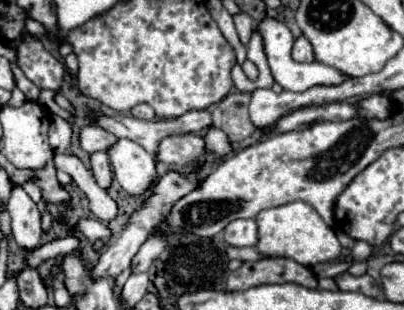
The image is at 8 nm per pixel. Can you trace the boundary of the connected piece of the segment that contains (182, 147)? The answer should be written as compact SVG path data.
M181 134L181 136L167 136L159 152L155 156L155 162L167 162L167 164L189 164L203 156L205 150L205 138L201 134Z

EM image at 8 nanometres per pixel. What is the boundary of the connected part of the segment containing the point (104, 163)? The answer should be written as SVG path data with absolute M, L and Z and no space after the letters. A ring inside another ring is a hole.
M95 152L91 156L91 174L95 178L95 182L103 188L103 190L109 190L111 188L111 178L113 178L113 172L111 172L111 164L109 164L109 156L105 152Z

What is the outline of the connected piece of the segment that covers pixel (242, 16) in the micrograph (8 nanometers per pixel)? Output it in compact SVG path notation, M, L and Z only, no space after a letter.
M239 12L233 16L235 20L235 28L239 32L239 38L243 44L249 44L249 38L251 38L251 28L253 28L253 18L247 14L247 12Z

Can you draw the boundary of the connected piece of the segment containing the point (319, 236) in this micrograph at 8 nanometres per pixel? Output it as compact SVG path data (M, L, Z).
M291 202L291 204L275 206L269 210L261 210L255 220L259 228L259 242L255 248L263 256L285 256L311 268L315 264L335 260L341 252L341 244L335 232L305 202Z

